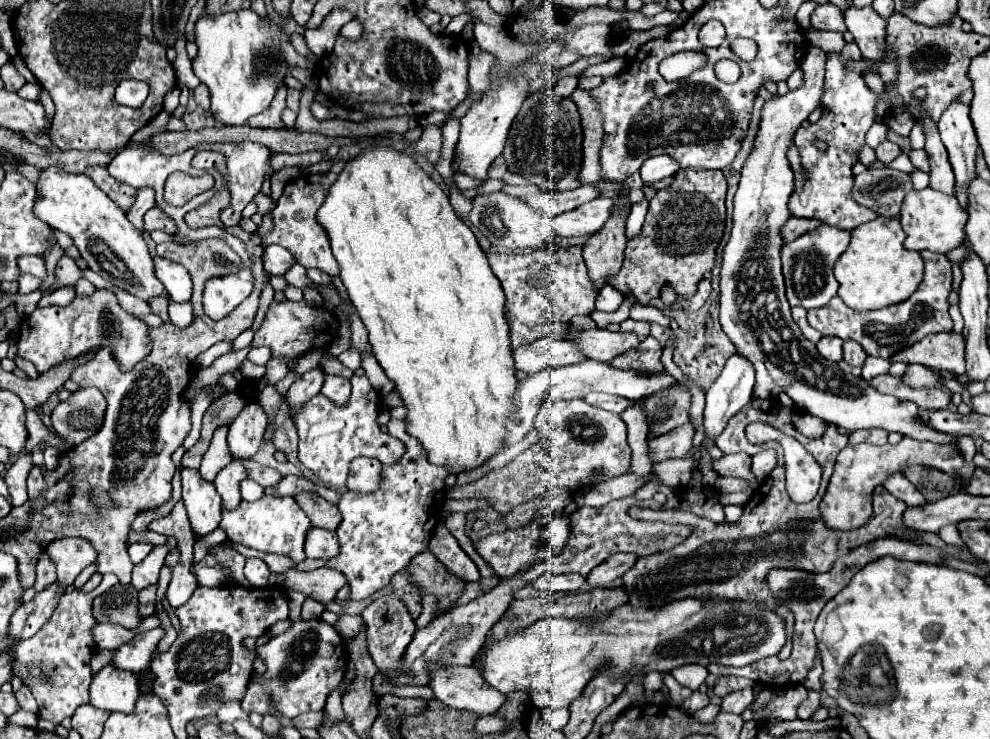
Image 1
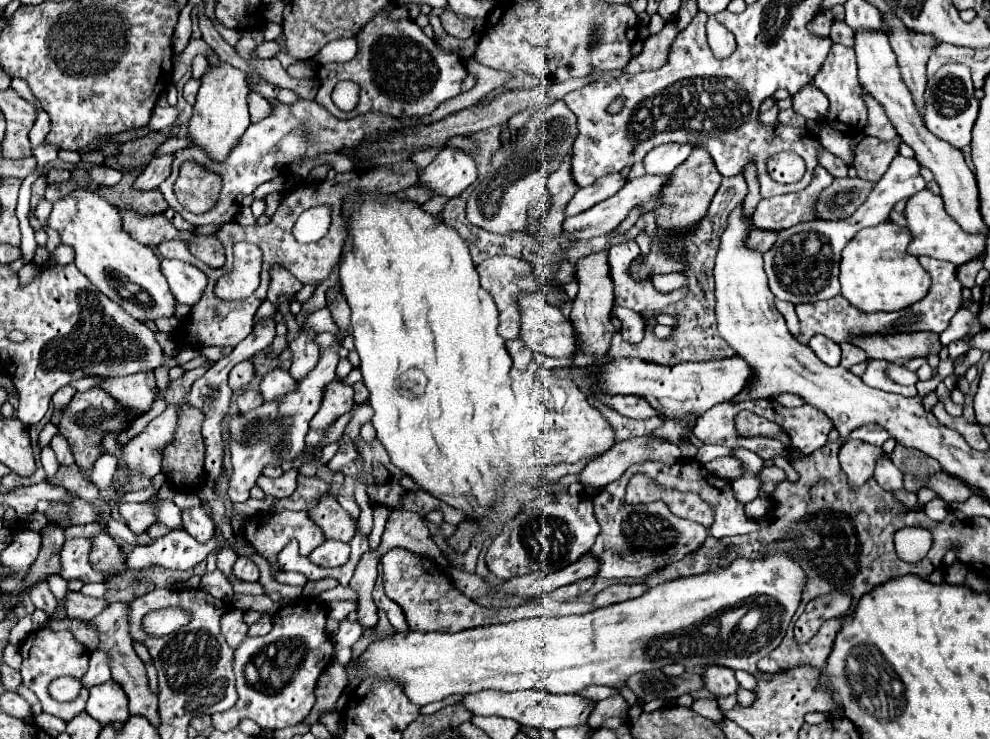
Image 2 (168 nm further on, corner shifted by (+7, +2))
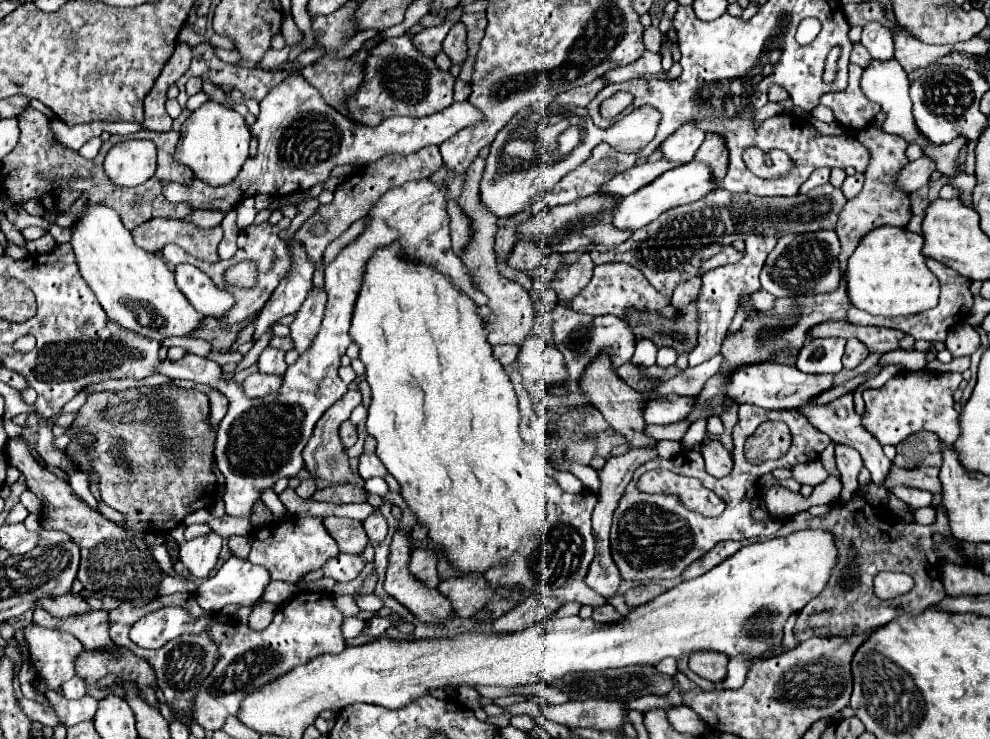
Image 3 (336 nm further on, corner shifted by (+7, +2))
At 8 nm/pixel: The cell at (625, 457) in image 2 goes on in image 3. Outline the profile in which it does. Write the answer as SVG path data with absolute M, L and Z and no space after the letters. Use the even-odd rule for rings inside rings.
M660 441L656 445L658 449L658 457L664 457L664 459L672 459L678 451L680 451L680 445L674 443L674 441Z

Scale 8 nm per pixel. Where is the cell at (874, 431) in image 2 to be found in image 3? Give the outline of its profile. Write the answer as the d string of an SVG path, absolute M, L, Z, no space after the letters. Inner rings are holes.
M900 371L888 379L884 387L862 391L866 401L866 415L862 417L862 423L874 433L880 445L898 445L904 441L904 437L920 429L934 431L944 443L952 445L960 437L959 413L954 409L952 399L952 393L958 389L960 381L962 375L952 371Z

